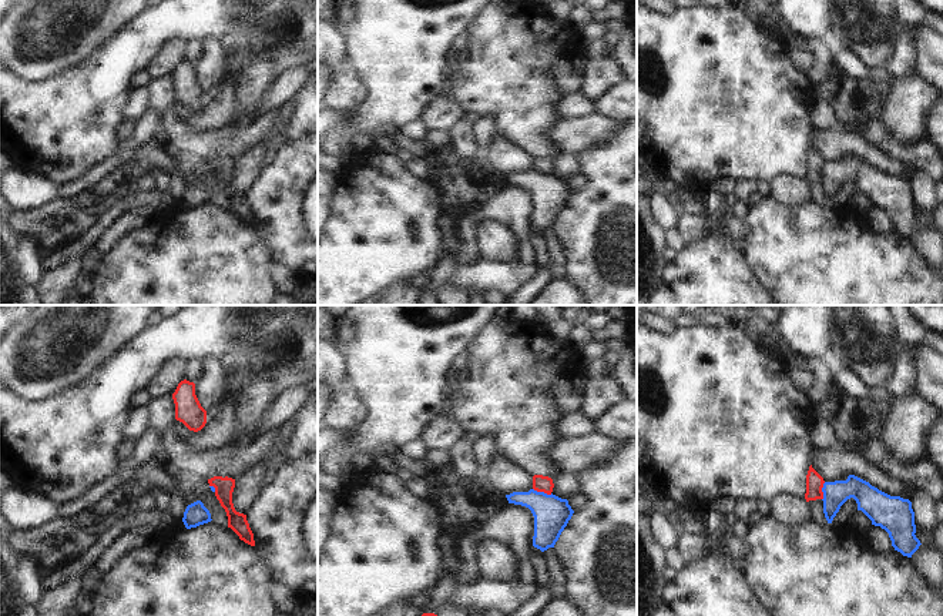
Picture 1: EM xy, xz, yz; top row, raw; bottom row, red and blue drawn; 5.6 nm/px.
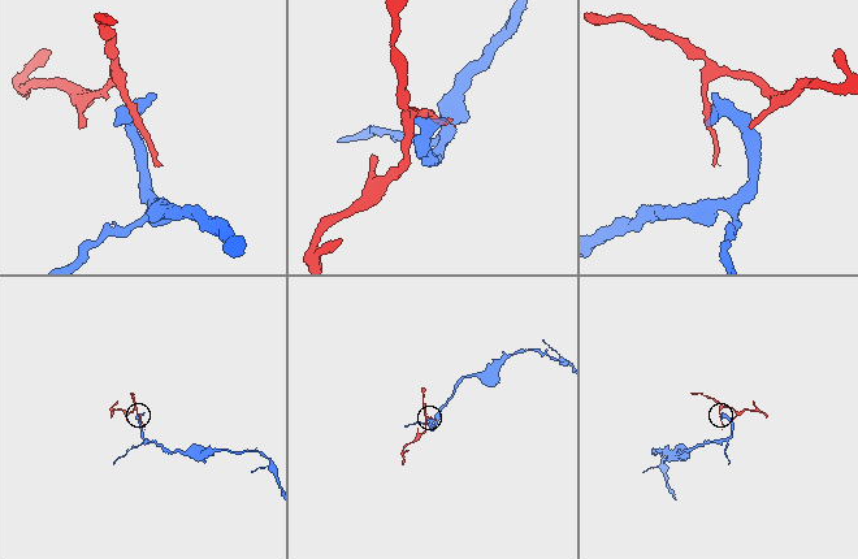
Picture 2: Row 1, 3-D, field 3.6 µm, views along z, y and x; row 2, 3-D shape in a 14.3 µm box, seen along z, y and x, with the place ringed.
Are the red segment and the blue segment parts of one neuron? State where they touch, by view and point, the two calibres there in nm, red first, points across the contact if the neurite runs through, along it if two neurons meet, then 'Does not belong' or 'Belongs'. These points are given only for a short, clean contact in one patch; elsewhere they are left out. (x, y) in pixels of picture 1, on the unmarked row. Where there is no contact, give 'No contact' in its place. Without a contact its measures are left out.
Touches red at xz (543, 171). Thickness 100 nm (red) against 200 nm. Boundary: xz (533, 168), (551, 174). Does not belong.

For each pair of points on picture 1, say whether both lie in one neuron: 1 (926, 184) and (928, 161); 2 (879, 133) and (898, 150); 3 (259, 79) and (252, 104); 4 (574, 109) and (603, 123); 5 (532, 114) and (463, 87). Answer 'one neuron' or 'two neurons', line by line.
1: two neurons
2: one neuron
3: one neuron
4: two neurons
5: one neuron

